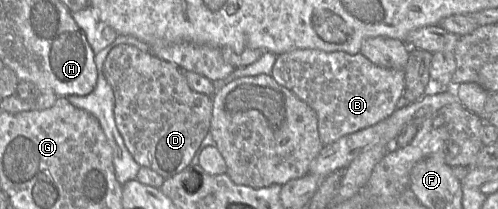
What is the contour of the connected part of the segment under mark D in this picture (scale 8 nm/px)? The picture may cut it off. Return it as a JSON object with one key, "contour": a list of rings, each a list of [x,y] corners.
{"contour":[[[134,45],[114,46],[105,59],[103,74],[113,89],[117,129],[134,160],[139,165],[157,172],[164,179],[173,177],[186,168],[209,132],[212,96],[192,90],[183,72],[175,64],[160,59],[149,51],[143,52]]]}

